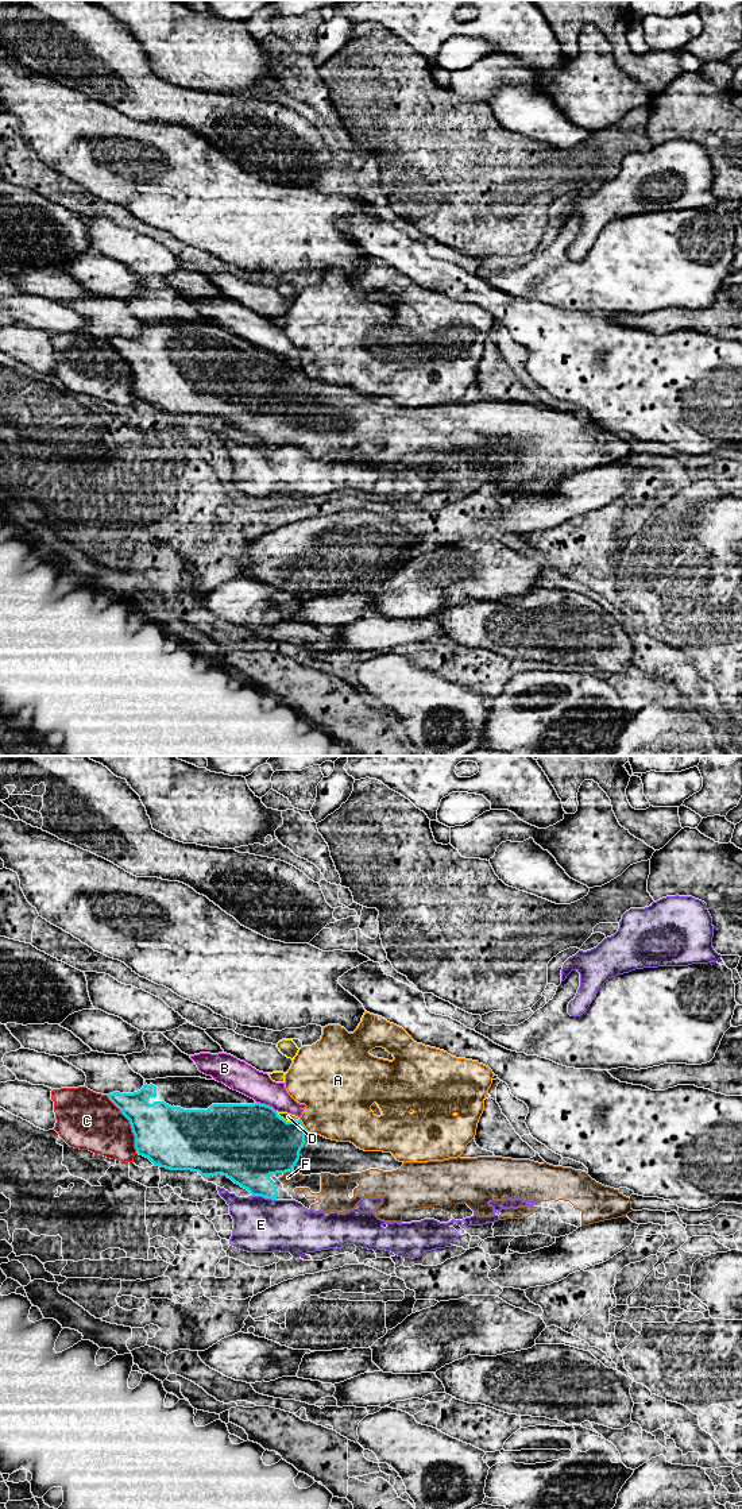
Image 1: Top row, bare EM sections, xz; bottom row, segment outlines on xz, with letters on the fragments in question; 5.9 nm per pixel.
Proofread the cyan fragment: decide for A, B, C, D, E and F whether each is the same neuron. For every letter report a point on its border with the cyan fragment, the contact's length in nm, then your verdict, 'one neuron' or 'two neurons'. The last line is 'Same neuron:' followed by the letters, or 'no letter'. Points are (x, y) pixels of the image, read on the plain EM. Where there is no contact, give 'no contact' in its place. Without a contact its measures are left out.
A: meets cyan in xz at (301, 367); contact 80 nm long; two neurons
B: meets cyan in xz at (265, 348); contact 130 nm long; two neurons
C: meets cyan in xz at (130, 367); contact 400 nm long; two neurons
D: meets cyan in xz at (288, 366); contact 160 nm long; two neurons
E: meets cyan in xz at (263, 440); contact 160 nm long; two neurons
F: meets cyan in xz at (288, 415); contact 70 nm long; one neuron
Same neuron: F

